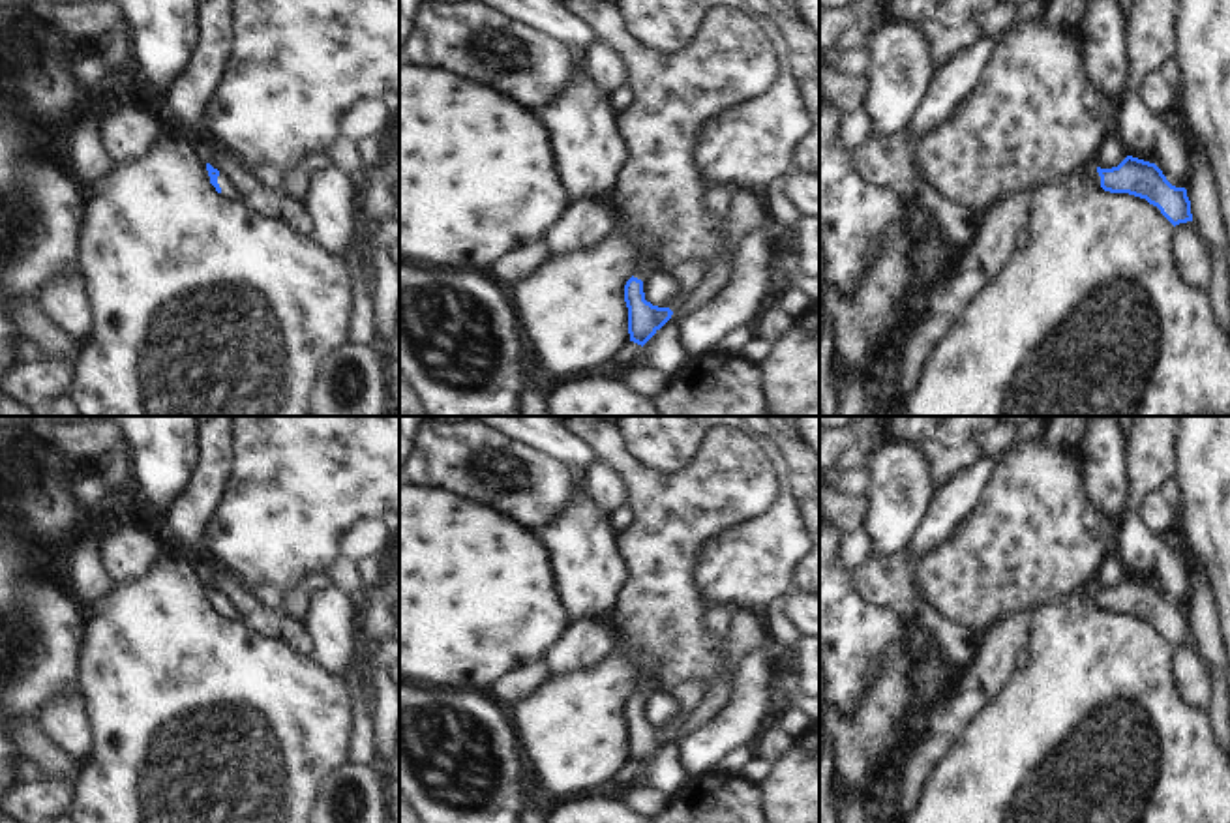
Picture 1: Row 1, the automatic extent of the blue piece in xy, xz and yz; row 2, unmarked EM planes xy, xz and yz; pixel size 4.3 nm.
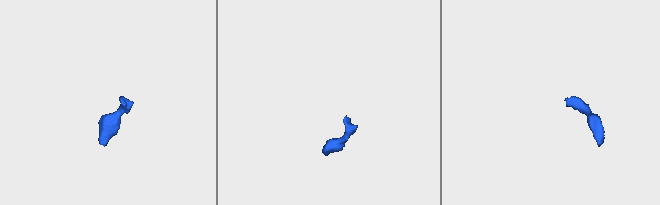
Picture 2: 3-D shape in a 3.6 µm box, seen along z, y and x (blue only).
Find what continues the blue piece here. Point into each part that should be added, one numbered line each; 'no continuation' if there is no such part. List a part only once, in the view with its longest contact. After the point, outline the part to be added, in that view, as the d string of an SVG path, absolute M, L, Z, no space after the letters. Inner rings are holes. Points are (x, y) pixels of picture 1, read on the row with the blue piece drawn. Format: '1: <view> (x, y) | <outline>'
1: xy (229, 190) | M219 172L218 184L221 187L221 195L225 195L227 199L238 199L240 191L236 189L229 176Z

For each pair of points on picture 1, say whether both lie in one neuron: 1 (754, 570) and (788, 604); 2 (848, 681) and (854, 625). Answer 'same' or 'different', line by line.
1: different
2: same

